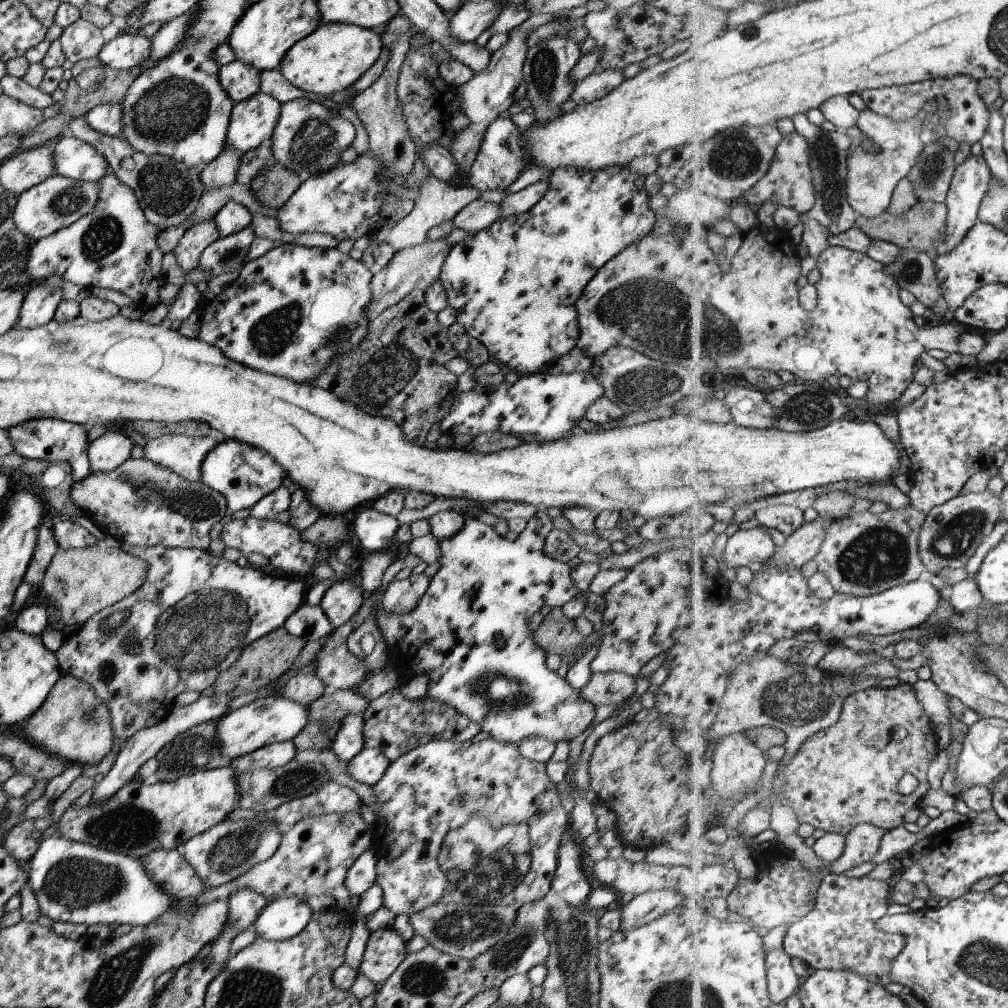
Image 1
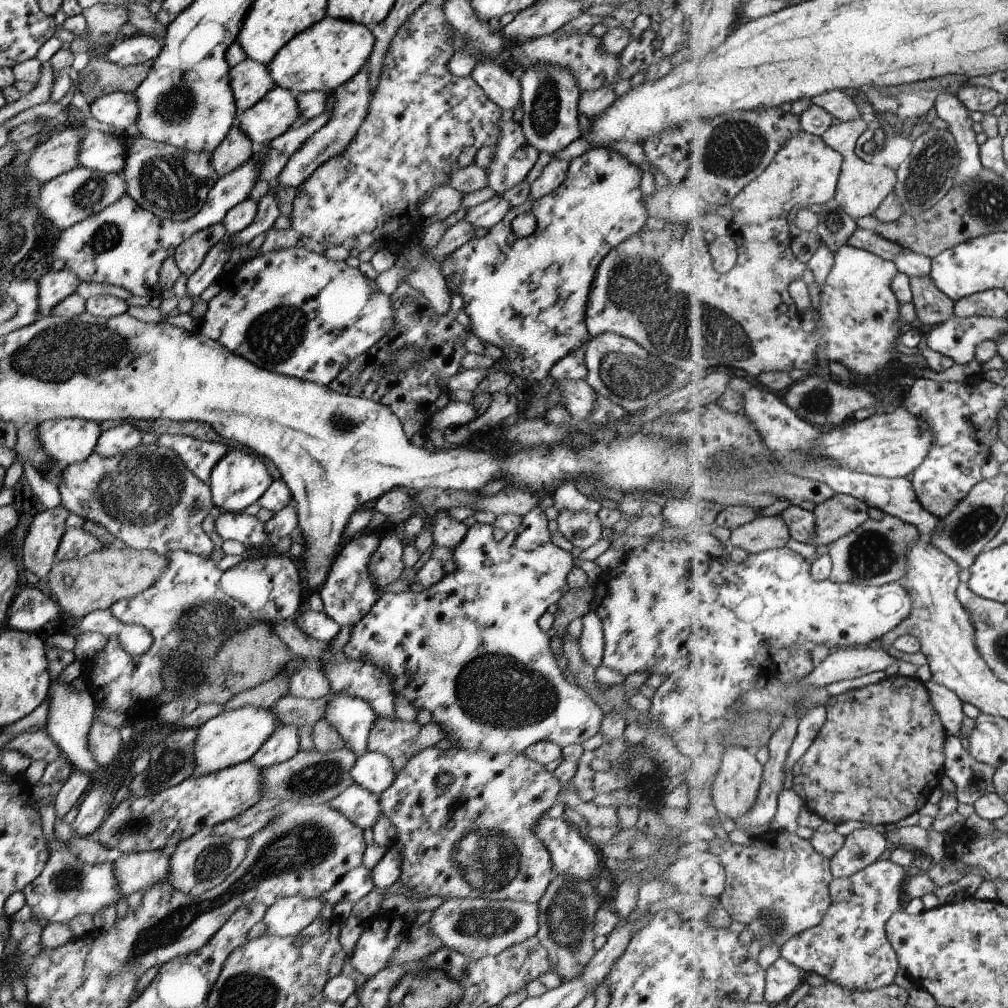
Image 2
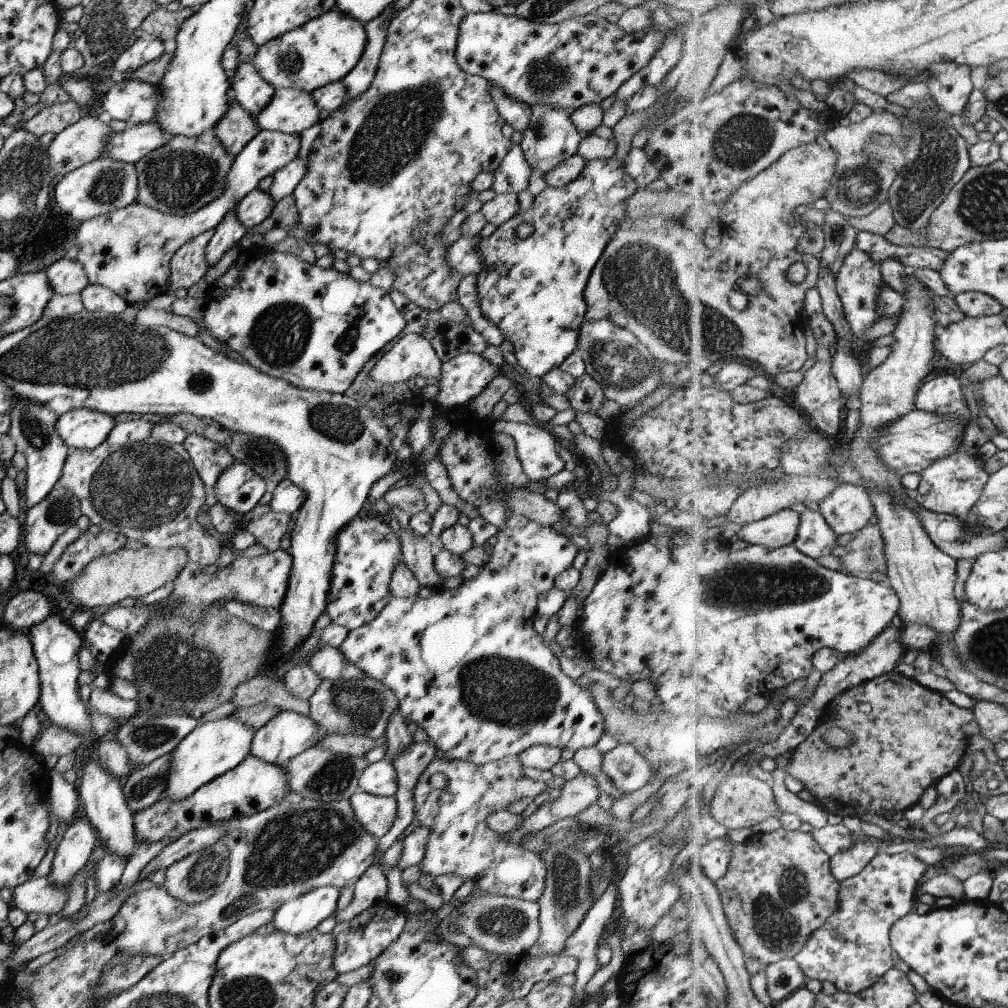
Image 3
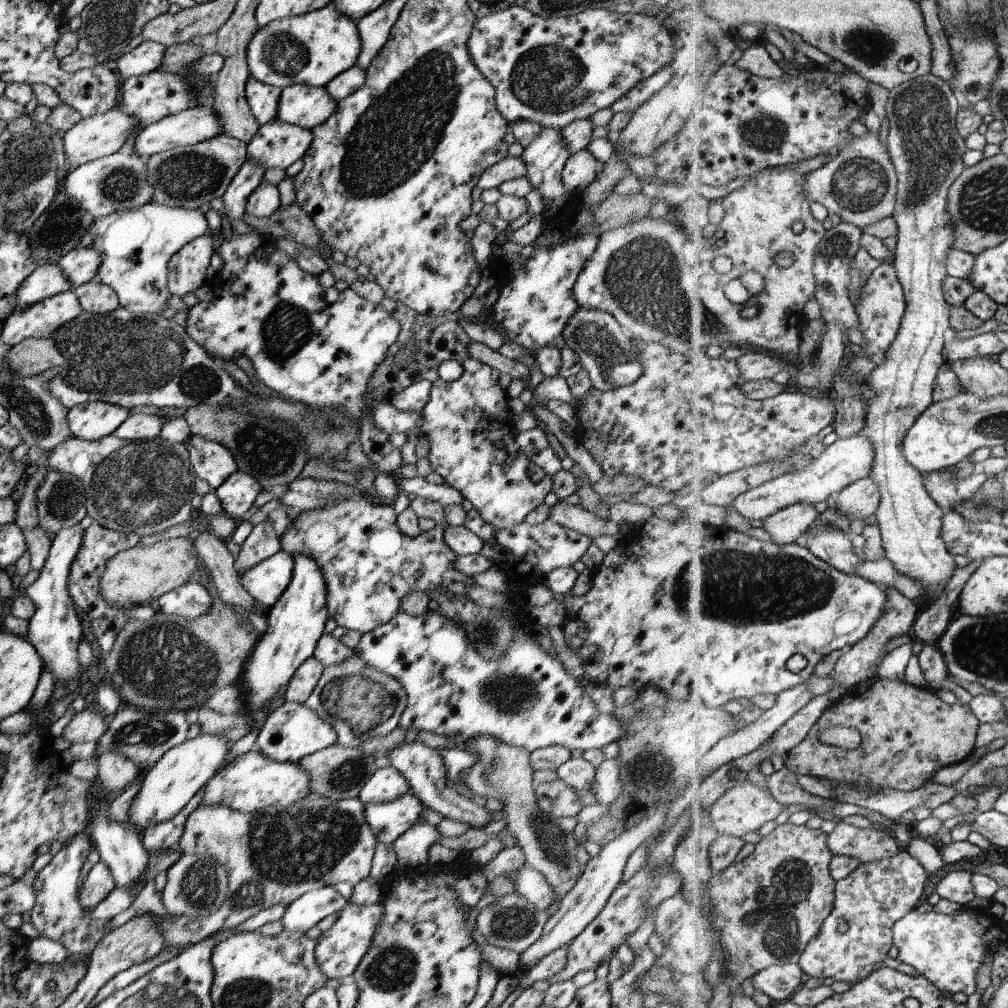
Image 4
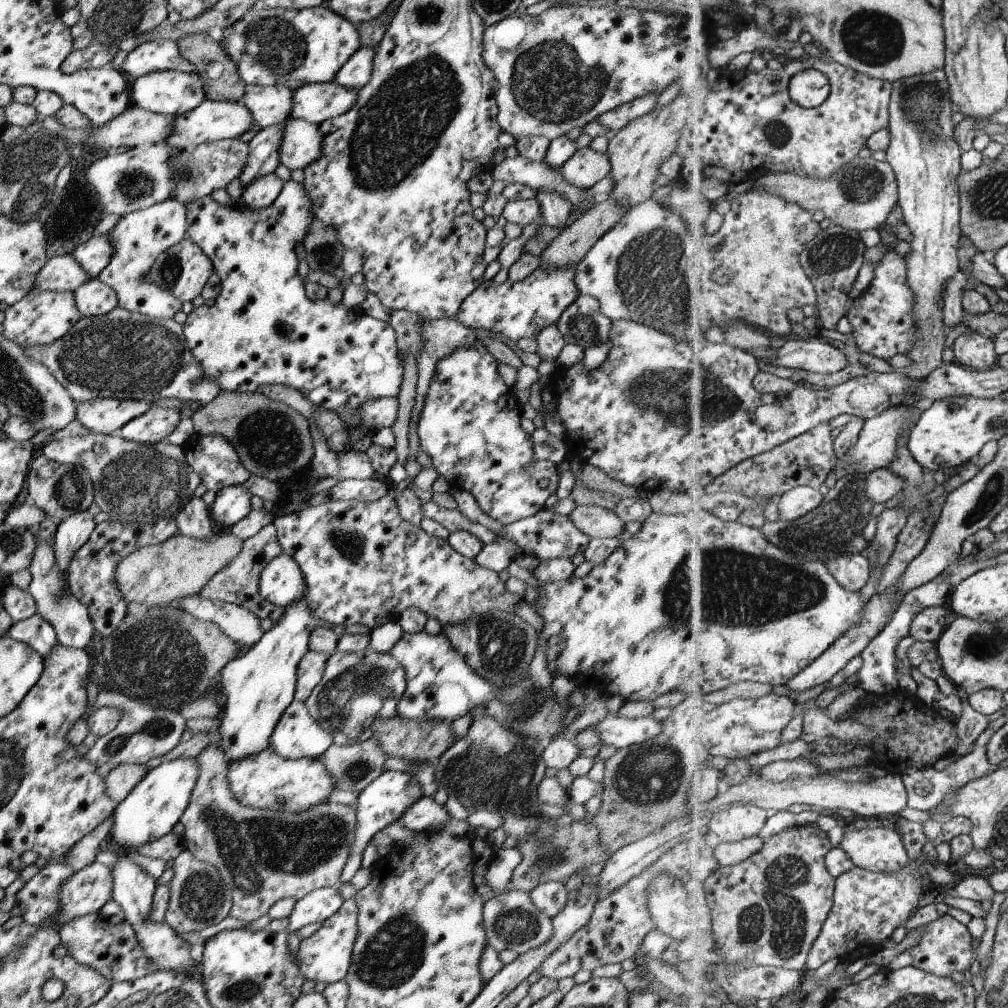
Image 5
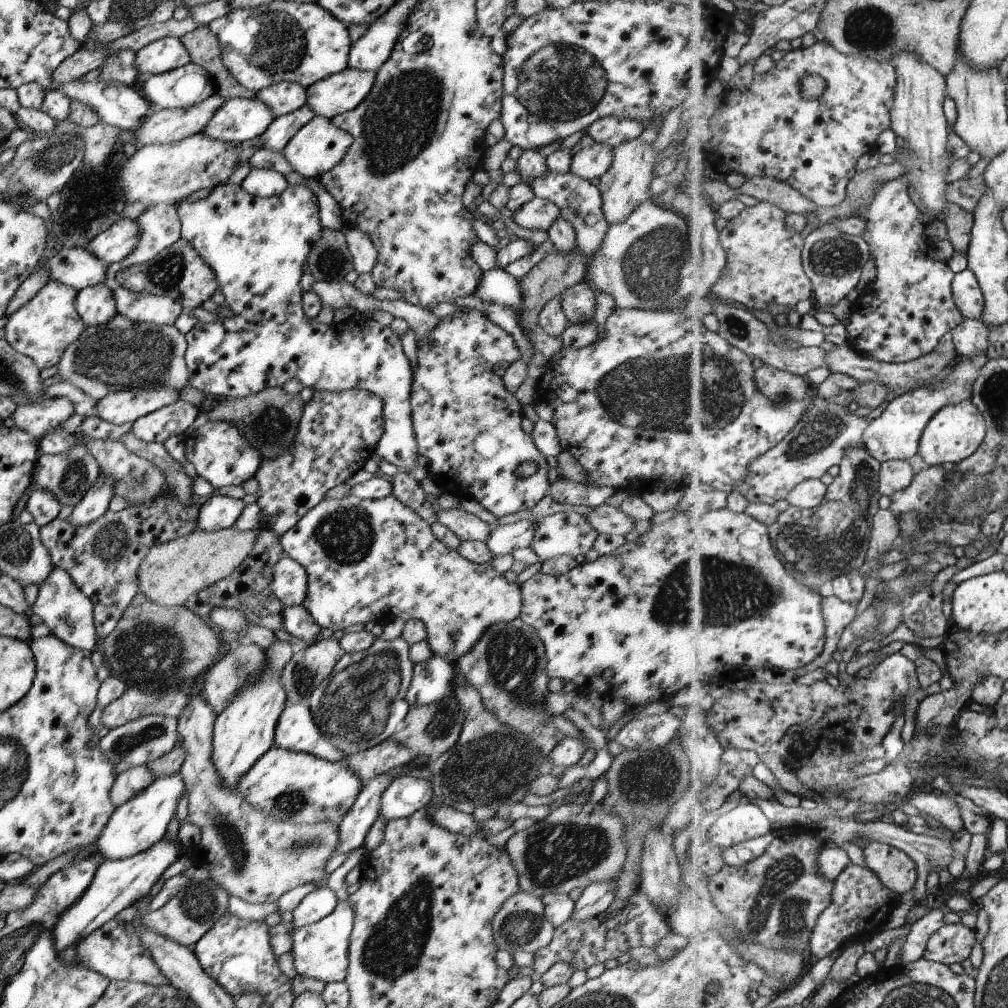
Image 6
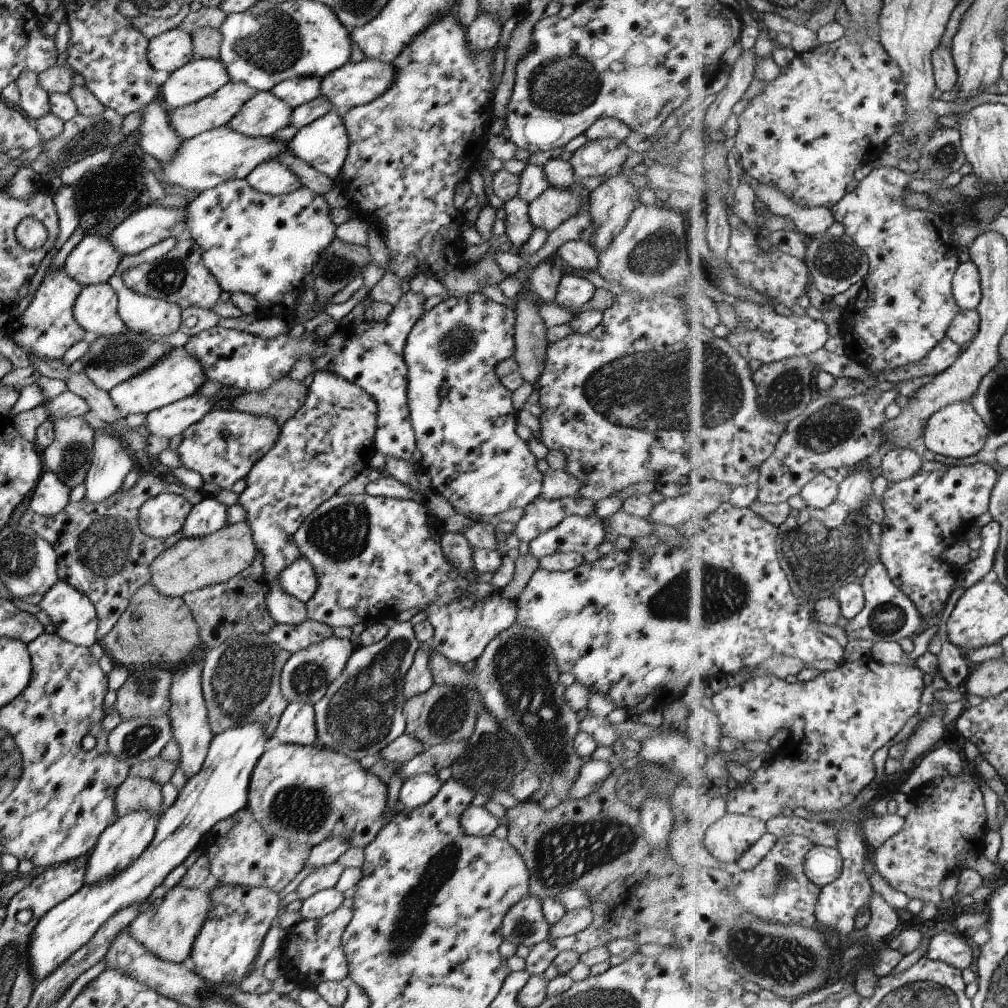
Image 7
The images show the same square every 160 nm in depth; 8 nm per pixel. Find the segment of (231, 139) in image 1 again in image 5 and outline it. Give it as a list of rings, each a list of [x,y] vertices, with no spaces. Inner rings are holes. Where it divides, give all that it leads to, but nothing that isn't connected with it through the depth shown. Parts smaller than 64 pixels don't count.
[[[333,81],[306,83],[293,90],[289,117],[319,125],[347,112],[355,102],[355,96],[357,90],[343,88]]]

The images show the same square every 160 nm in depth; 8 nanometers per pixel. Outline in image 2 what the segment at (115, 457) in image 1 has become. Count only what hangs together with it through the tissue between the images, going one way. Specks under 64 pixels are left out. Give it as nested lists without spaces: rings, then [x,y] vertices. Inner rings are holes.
[[[119,424],[115,428],[109,428],[105,432],[100,432],[97,438],[94,452],[99,454],[101,458],[111,458],[111,456],[119,456],[131,448],[135,448],[141,443],[142,433],[133,428],[131,424]]]

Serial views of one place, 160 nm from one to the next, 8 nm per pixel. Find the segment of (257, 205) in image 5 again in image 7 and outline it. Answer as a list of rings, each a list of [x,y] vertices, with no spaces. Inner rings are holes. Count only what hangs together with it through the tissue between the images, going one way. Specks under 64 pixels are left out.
[[[275,159],[258,164],[244,179],[256,191],[272,195],[286,195],[303,186],[296,174]]]

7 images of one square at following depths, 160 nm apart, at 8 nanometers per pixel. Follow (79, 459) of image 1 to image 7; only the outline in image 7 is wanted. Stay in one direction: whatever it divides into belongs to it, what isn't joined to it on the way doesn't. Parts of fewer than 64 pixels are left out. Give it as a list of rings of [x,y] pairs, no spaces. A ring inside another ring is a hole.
[[[177,348],[163,354],[154,365],[148,366],[148,369],[116,384],[107,393],[118,410],[118,418],[123,420],[128,414],[149,414],[152,410],[197,393],[198,388],[205,381],[200,362],[183,348]]]

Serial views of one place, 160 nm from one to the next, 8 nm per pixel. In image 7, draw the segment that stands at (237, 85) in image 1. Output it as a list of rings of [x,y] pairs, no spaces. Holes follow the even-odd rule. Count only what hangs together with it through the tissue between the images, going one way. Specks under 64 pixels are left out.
[[[314,76],[285,79],[273,86],[270,93],[294,109],[320,95],[320,80]]]

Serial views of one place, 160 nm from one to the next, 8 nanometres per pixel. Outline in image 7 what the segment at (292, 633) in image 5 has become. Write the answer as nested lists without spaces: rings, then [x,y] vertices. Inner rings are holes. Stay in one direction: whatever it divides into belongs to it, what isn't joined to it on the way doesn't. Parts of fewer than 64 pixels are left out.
[[[258,721],[244,723],[238,727],[231,727],[224,730],[212,737],[204,761],[198,772],[186,780],[184,786],[178,791],[174,802],[157,816],[155,832],[147,848],[129,866],[120,871],[119,874],[109,876],[107,879],[92,885],[83,885],[77,892],[69,896],[69,898],[57,903],[43,914],[40,920],[37,921],[34,929],[30,932],[30,939],[26,946],[28,973],[35,985],[47,977],[48,974],[55,971],[76,950],[79,950],[111,915],[119,912],[128,904],[141,904],[141,902],[145,901],[153,888],[159,886],[165,876],[173,868],[179,866],[196,849],[198,844],[201,844],[201,837],[205,836],[214,824],[225,820],[227,817],[231,817],[238,810],[245,808],[247,789],[253,767],[257,759],[263,754],[265,748],[269,746],[262,726],[263,724]]]

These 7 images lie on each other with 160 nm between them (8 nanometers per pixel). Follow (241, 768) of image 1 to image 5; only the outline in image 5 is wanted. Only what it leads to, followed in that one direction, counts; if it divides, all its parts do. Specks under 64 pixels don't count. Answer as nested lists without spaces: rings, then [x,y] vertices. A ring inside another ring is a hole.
[[[292,701],[275,724],[268,749],[285,760],[316,759],[331,744],[331,734],[311,718],[304,704]]]

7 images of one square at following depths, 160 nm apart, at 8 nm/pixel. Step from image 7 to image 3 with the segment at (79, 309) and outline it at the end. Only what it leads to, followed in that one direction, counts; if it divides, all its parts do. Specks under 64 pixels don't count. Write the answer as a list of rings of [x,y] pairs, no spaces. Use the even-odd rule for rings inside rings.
[[[88,284],[80,293],[83,309],[88,312],[101,312],[105,315],[120,314],[126,310],[127,302],[103,286]]]

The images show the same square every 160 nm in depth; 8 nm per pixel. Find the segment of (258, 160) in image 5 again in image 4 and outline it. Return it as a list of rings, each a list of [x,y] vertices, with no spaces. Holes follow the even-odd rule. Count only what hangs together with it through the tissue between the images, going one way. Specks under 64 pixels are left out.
[[[246,160],[239,168],[237,174],[233,176],[225,193],[222,195],[223,214],[229,223],[243,218],[245,200],[262,182],[265,170],[266,168],[263,168],[261,164],[255,164],[251,160]]]

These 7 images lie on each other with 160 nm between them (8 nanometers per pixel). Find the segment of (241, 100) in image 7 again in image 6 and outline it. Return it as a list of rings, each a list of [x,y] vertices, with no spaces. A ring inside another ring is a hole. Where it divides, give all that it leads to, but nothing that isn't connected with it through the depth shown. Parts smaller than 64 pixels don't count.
[[[213,94],[189,108],[150,110],[133,134],[143,145],[183,140],[185,137],[201,133],[224,102],[222,96]]]

